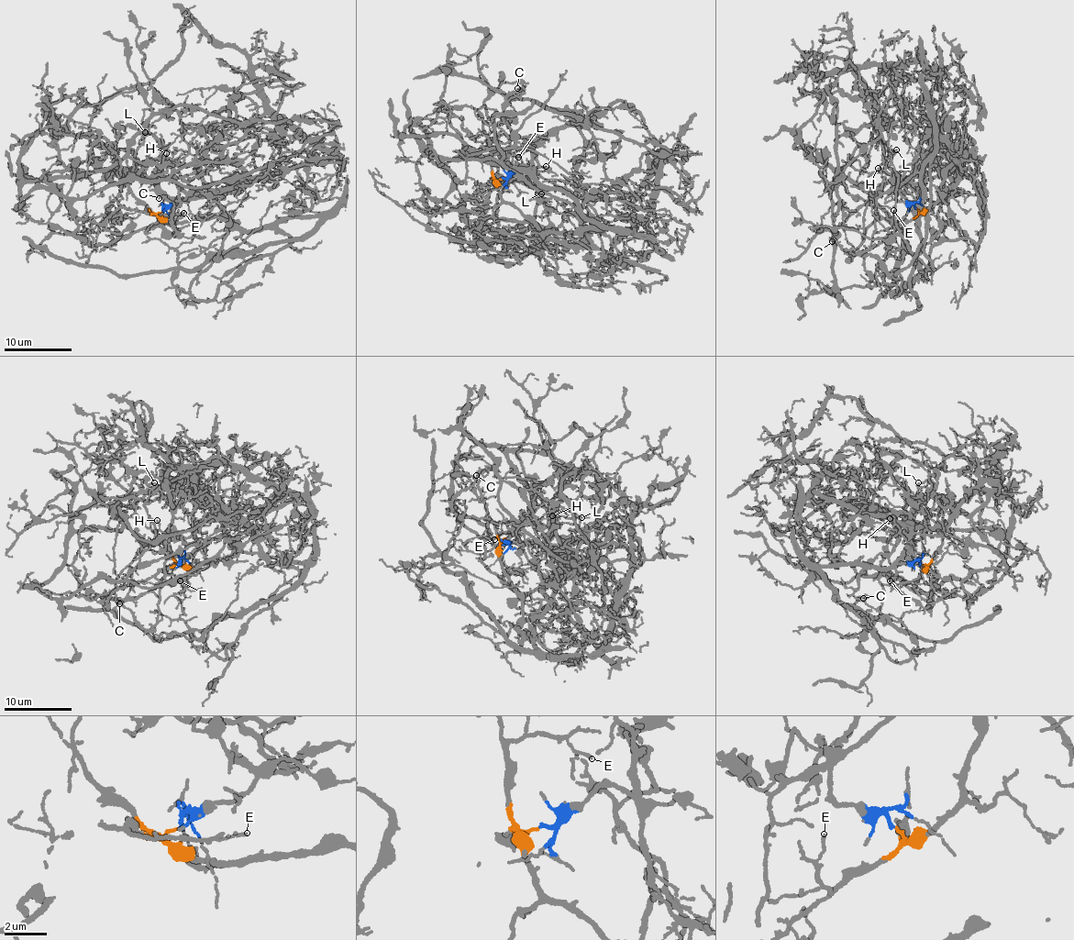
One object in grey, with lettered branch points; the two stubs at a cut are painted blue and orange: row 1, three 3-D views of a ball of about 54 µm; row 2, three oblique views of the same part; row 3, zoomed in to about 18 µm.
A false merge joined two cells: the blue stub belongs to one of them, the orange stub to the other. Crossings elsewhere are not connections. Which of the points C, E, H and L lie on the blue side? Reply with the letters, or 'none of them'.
C, H

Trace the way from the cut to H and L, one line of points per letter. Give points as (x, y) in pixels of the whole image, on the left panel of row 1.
H: (161, 212), (163, 207), (182, 203), (185, 196), (166, 164), (167, 152)
L: (161, 212), (156, 214), (129, 189), (135, 150), (145, 132)

